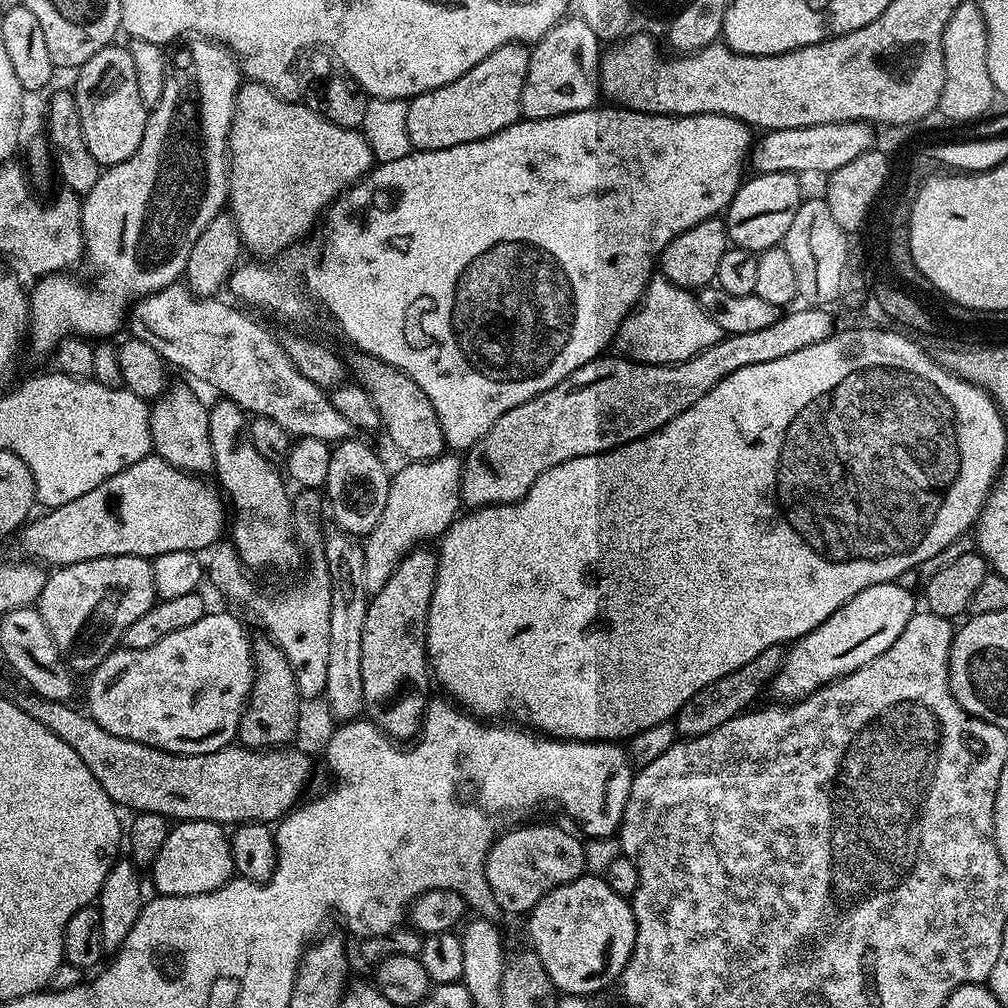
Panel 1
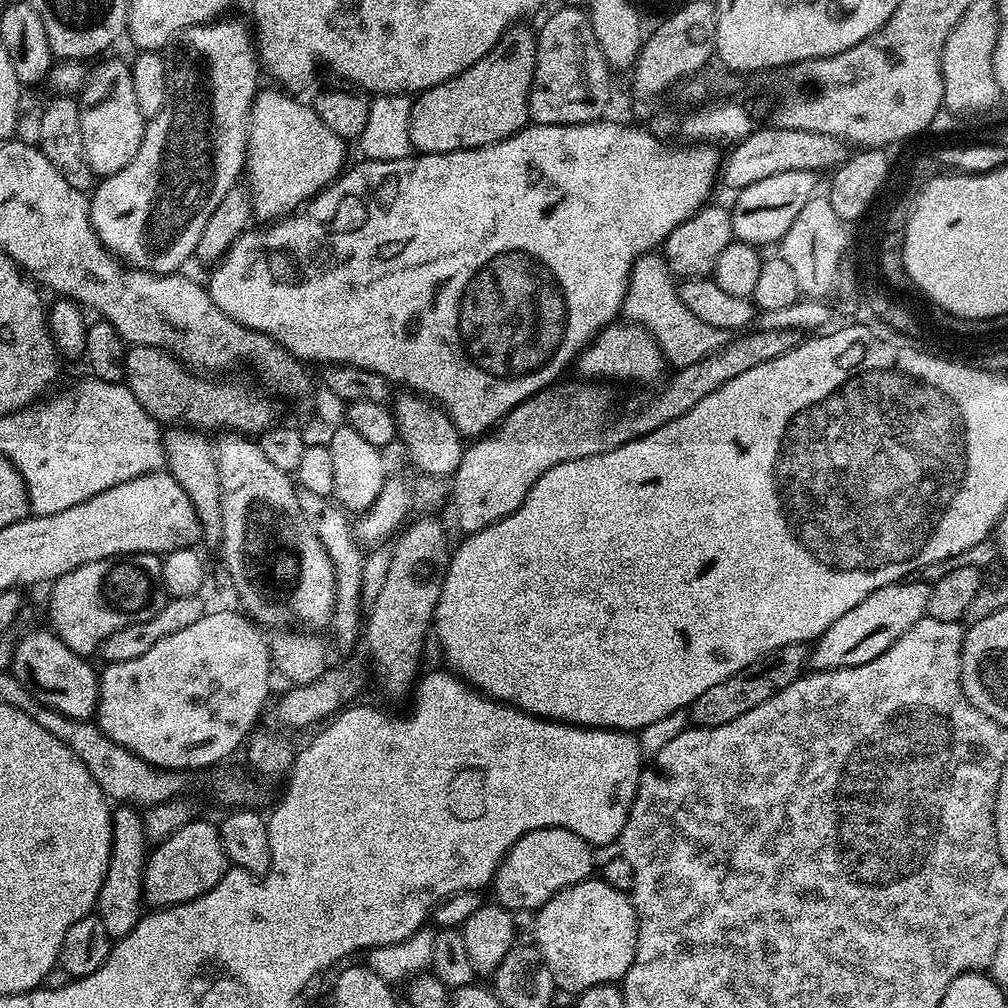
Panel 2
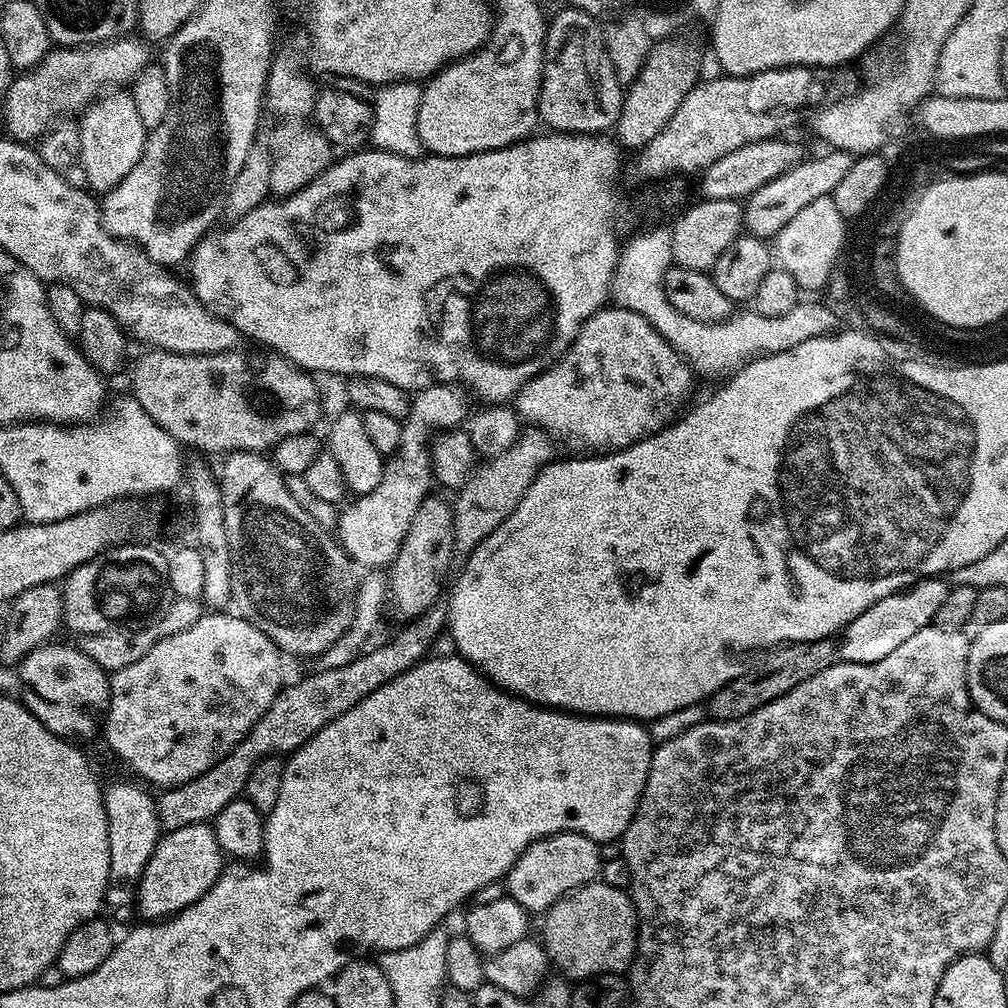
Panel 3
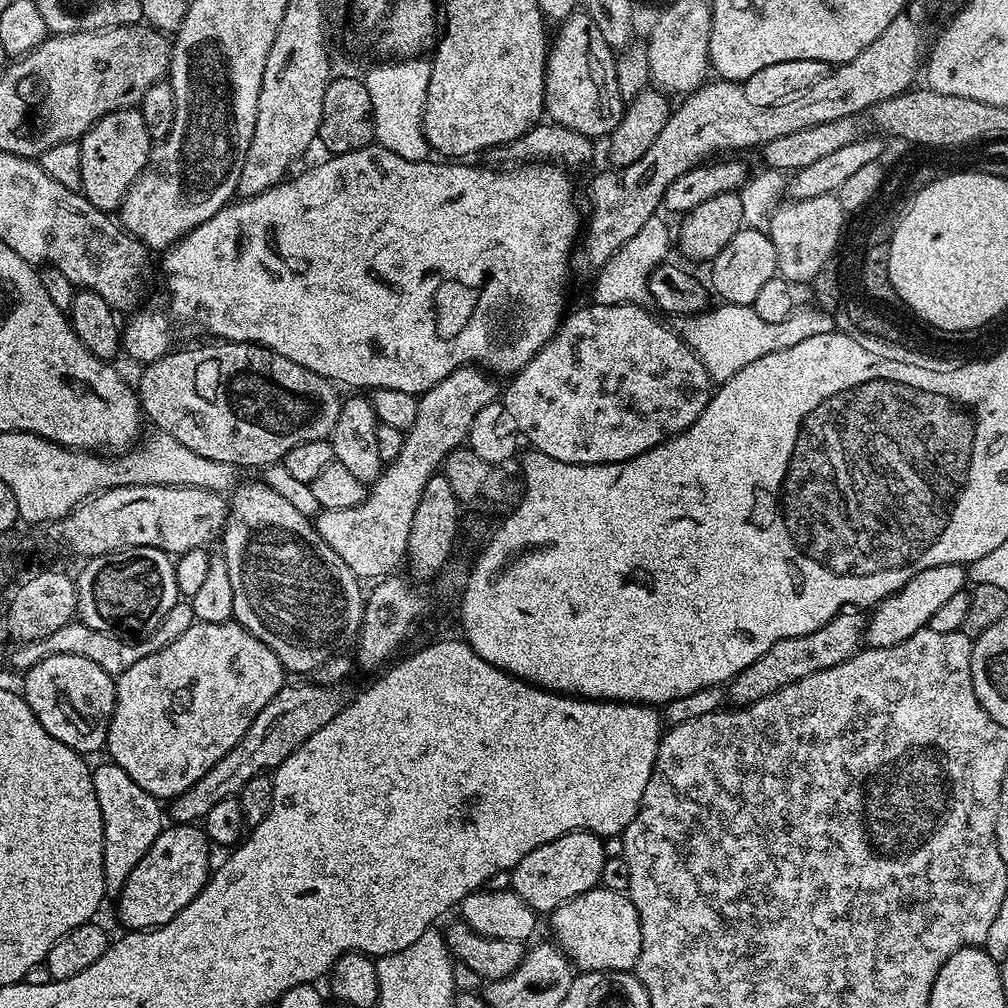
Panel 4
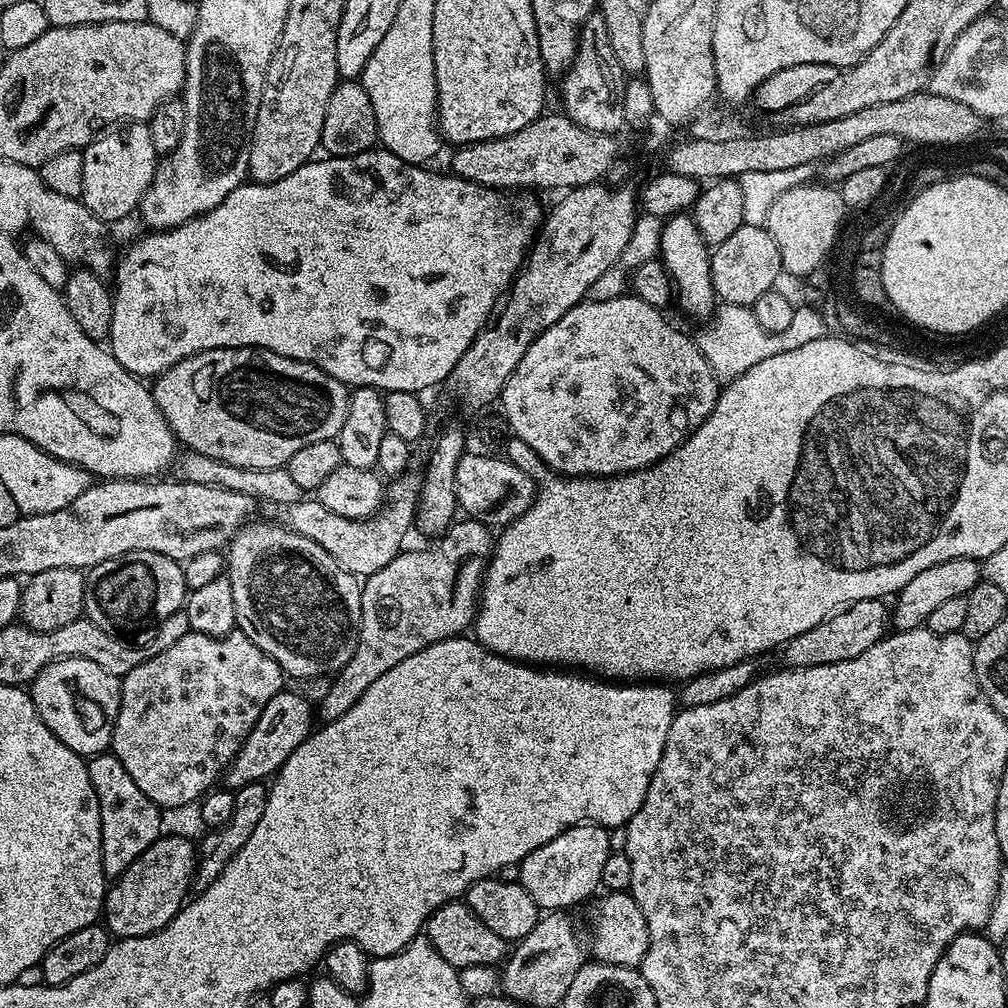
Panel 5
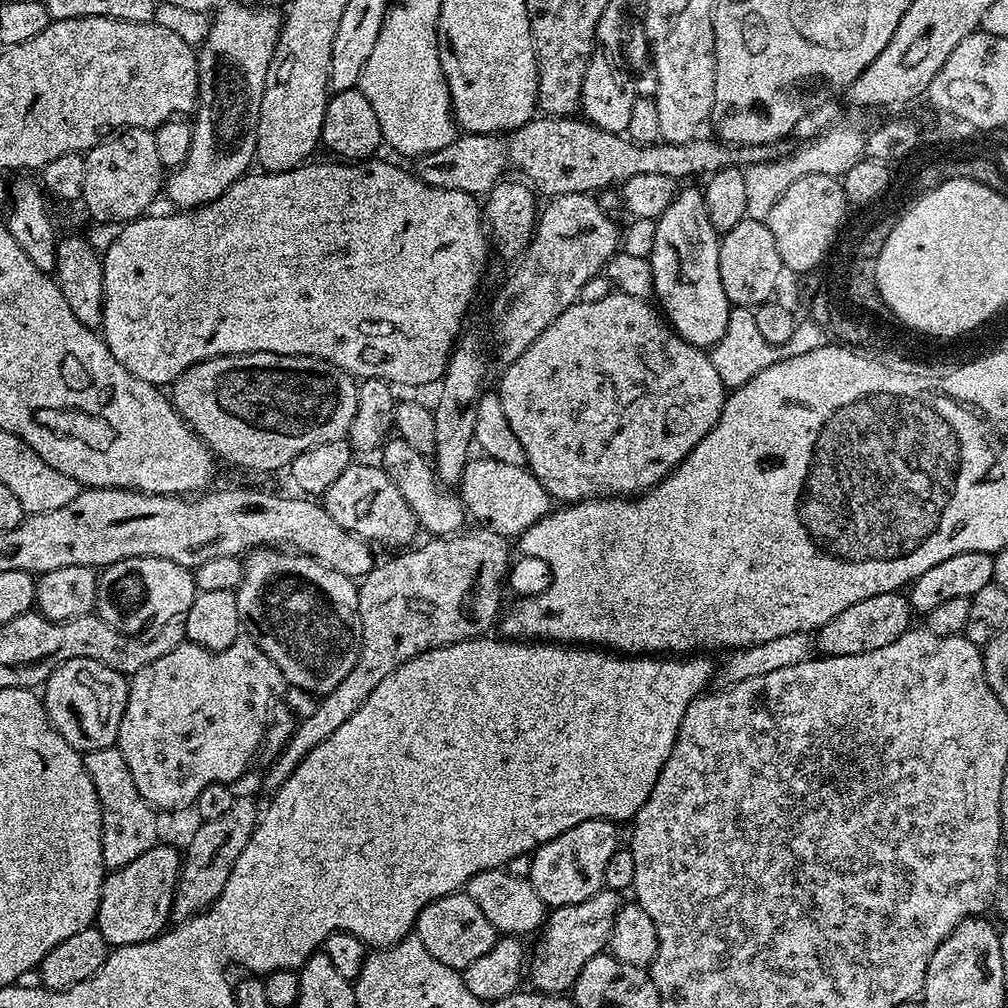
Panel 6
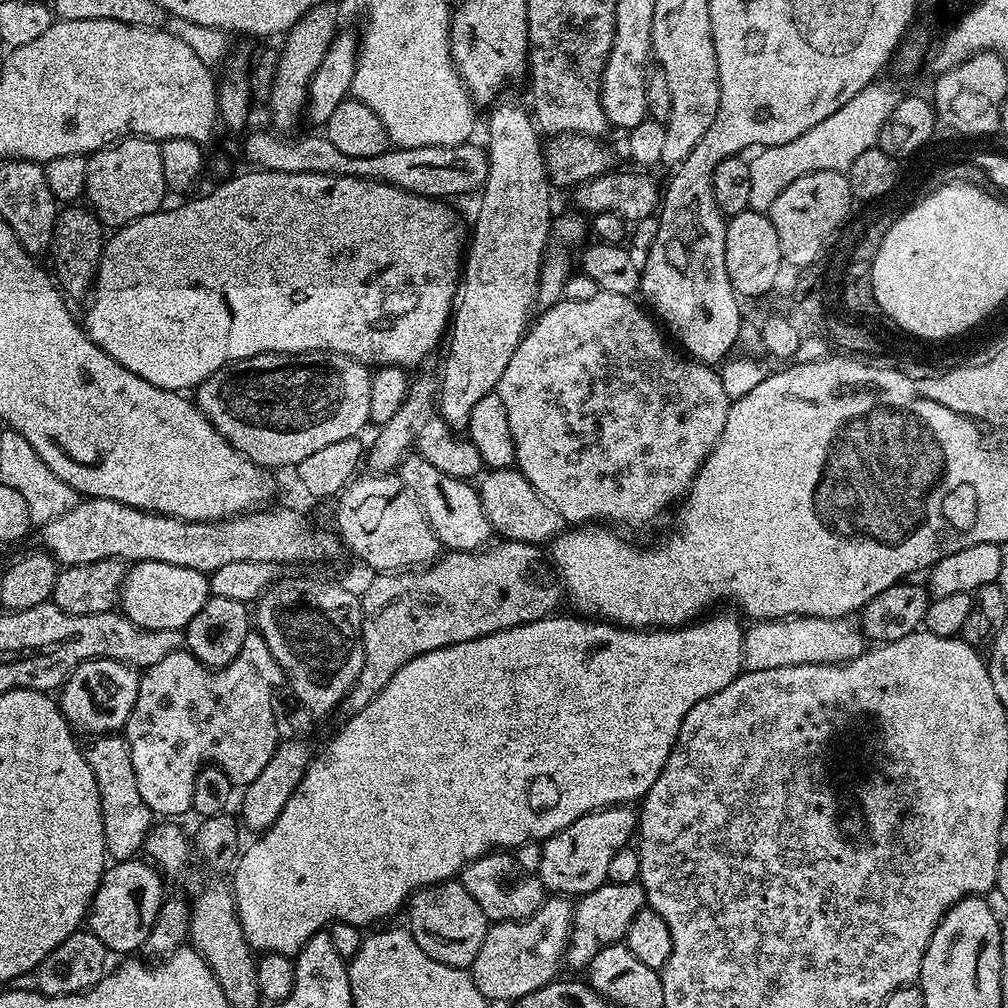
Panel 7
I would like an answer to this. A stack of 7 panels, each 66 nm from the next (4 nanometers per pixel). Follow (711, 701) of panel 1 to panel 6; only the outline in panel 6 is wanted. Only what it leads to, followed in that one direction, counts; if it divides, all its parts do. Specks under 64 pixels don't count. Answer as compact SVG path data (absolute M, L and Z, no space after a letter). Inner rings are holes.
M903 591L874 594L874 598L862 598L862 602L846 606L842 614L830 618L830 622L816 629L814 639L817 653L826 656L849 656L890 646L890 642L894 642L902 633L913 627L912 616L914 617L912 601Z

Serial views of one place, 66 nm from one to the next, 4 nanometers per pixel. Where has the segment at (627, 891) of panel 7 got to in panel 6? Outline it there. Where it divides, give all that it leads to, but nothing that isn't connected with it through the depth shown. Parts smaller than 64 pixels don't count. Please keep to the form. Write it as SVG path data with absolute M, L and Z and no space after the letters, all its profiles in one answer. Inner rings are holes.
M603 887L586 898L586 902L551 909L539 933L541 936L536 944L536 957L533 960L531 957L530 967L526 972L527 979L528 976L532 979L531 987L537 992L557 994L564 994L572 989L578 974L582 974L582 966L586 966L590 958L605 951L621 903L621 893L611 892Z

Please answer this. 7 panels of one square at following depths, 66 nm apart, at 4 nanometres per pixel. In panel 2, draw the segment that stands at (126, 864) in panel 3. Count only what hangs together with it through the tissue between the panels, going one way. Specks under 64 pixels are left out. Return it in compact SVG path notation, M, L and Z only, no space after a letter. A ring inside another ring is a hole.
M116 806L112 808L112 849L106 878L96 899L95 915L99 916L106 934L119 938L130 934L138 926L144 899L144 861L148 859L149 841L144 839L144 818L135 807Z

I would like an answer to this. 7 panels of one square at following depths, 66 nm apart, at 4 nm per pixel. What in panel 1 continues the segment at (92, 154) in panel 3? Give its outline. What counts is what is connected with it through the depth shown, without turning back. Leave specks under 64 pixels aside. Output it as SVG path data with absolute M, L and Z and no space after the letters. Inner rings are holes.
M116 42L107 44L75 73L74 91L78 102L78 118L82 118L82 138L86 138L86 146L90 149L90 154L94 154L94 158L101 166L117 164L130 158L130 154L134 154L134 150L138 150L142 142L142 134L146 130L148 121L149 109L145 108L142 97L138 95L138 78L134 74L134 62L127 47L119 48L118 45L119 43Z

